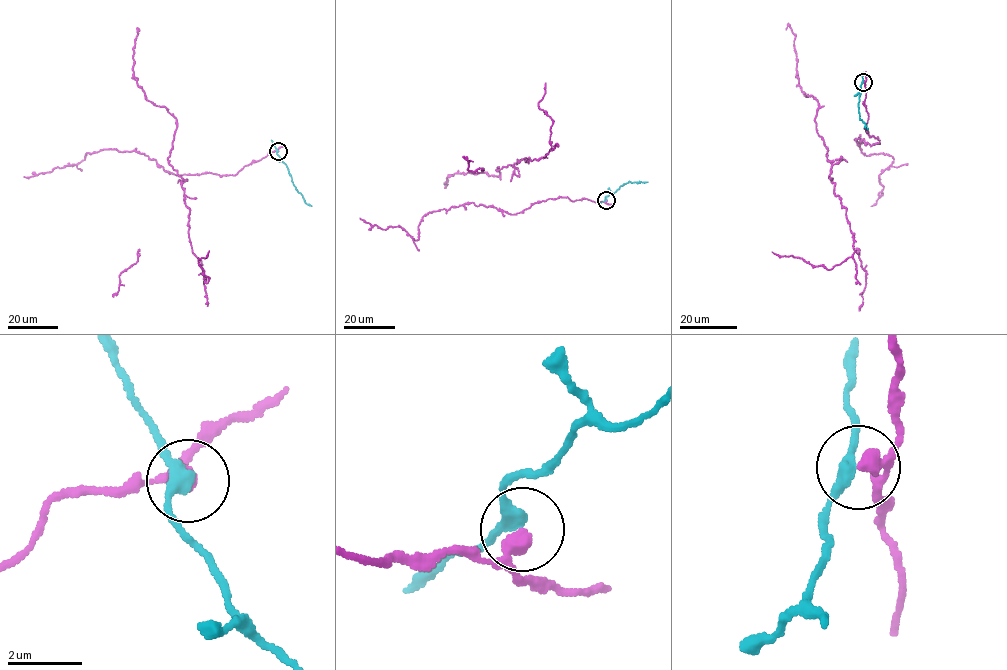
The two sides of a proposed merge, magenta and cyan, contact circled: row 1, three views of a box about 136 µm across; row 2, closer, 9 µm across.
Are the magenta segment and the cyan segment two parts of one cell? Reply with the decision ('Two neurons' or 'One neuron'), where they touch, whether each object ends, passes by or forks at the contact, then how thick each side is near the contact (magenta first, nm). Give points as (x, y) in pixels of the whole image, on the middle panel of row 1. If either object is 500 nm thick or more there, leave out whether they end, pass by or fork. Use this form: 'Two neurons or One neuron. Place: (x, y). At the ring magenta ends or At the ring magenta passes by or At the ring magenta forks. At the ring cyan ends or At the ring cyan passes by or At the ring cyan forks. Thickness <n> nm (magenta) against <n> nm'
Two neurons. Place: (606, 200). At the ring magenta passes by. At the ring cyan passes by. Thickness 320 nm (magenta) against 320 nm

